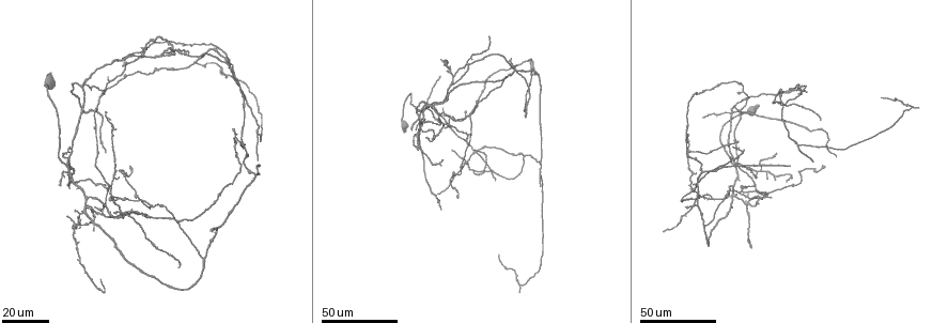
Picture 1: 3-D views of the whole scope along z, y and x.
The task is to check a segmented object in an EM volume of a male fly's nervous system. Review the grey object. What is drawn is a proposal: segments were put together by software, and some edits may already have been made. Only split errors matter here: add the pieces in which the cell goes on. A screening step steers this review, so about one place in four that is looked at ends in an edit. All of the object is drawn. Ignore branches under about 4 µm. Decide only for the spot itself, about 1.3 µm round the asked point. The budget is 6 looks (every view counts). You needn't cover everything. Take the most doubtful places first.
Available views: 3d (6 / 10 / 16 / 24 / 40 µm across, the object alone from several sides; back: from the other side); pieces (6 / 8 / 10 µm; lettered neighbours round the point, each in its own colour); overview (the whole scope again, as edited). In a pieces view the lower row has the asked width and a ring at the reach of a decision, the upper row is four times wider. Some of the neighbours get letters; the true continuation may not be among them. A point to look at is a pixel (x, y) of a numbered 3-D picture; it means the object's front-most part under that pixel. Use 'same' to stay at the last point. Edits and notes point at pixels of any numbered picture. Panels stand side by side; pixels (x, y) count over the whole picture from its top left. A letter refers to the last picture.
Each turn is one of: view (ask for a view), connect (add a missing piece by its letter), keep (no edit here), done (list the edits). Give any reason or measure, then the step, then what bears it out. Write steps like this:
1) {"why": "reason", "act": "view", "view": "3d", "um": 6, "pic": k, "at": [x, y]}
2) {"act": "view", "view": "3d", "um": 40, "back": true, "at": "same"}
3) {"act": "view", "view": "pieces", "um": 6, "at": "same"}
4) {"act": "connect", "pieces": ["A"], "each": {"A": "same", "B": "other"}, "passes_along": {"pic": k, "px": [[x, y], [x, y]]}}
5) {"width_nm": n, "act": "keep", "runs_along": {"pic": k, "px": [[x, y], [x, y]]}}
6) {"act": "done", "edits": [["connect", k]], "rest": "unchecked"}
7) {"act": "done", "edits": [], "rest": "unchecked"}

{"why": "long arm stops here", "act": "view", "view": "3d", "um": 40, "pic": 1, "at": [819, 121]}

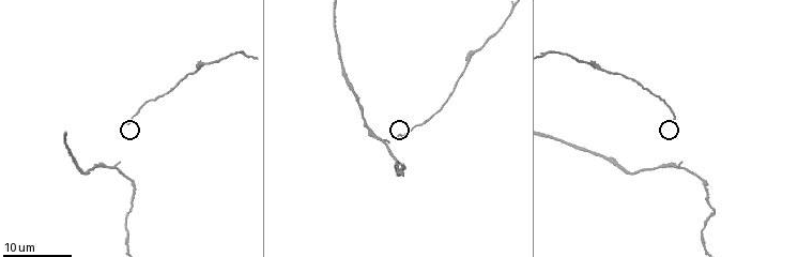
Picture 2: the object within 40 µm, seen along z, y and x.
{"act": "view", "view": "pieces", "um": 6, "pic": 2, "at": [129, 123]}

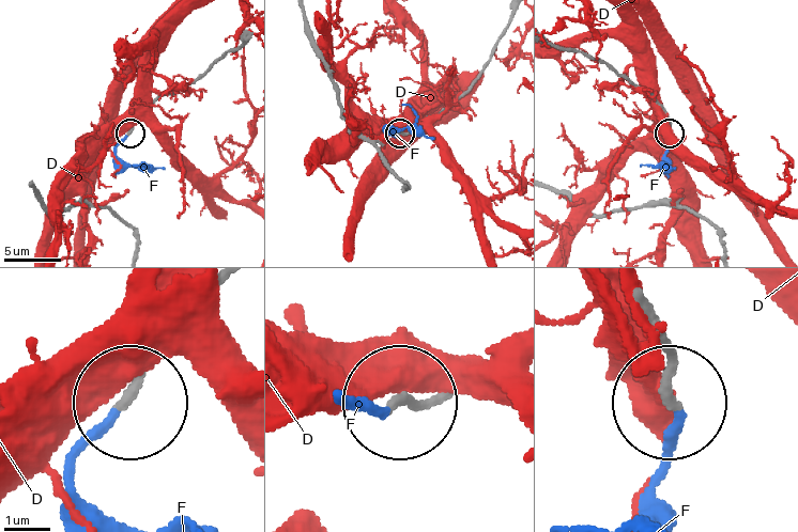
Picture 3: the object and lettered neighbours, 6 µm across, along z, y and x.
{"act": "connect", "pieces": ["F"], "each": {"D": "other", "F": "same"}, "found": "it goes on there"}

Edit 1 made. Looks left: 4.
{"why": "long arm stops here", "act": "view", "view": "3d", "um": 24, "pic": 1, "at": [539, 187]}

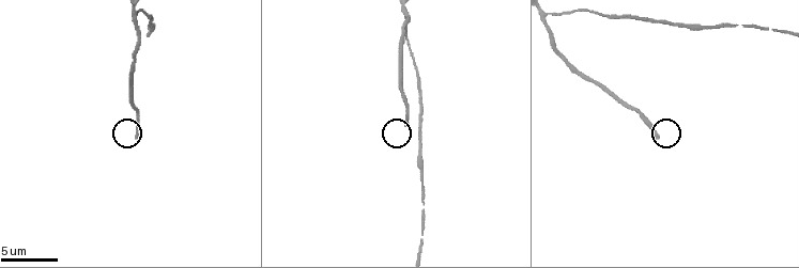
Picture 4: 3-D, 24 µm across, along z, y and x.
{"act": "view", "view": "3d", "um": 10, "pic": 4, "at": [403, 123]}

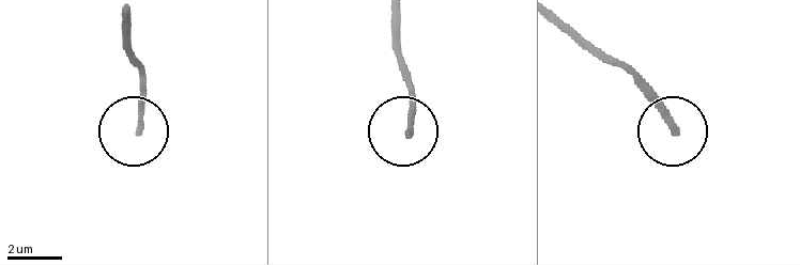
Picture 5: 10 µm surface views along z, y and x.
{"act": "view", "view": "pieces", "um": 10, "pic": 5, "at": [408, 132]}

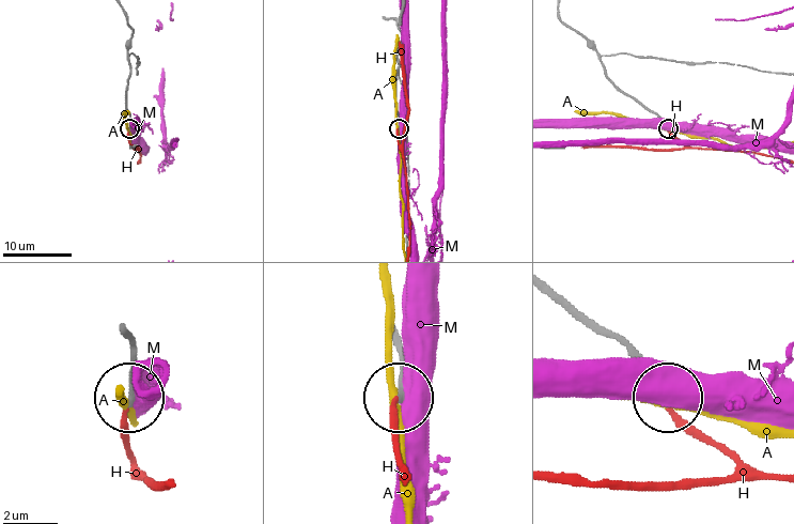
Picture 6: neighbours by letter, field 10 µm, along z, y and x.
{"act": "connect", "pieces": ["H"], "each": {"A": "other", "H": "same", "M": "other"}, "passes_along": {"pic": 6, "px": [[611, 334], [678, 415], [760, 472], [781, 477]]}, "found": "the cell continues"}

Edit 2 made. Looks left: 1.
{"act": "done", "edits": [["connect", 3], ["connect", 6]], "rest": "unchecked"}

